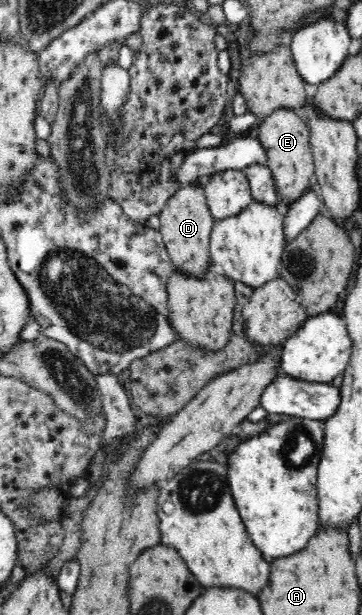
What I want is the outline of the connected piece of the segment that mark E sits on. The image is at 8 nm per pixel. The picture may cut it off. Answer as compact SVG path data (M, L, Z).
M277 108L270 114L263 116L259 122L258 138L263 148L267 150L267 165L275 178L275 186L279 190L282 210L289 207L301 193L308 191L308 187L315 178L314 159L309 143L309 128L305 120L301 119L293 108Z

